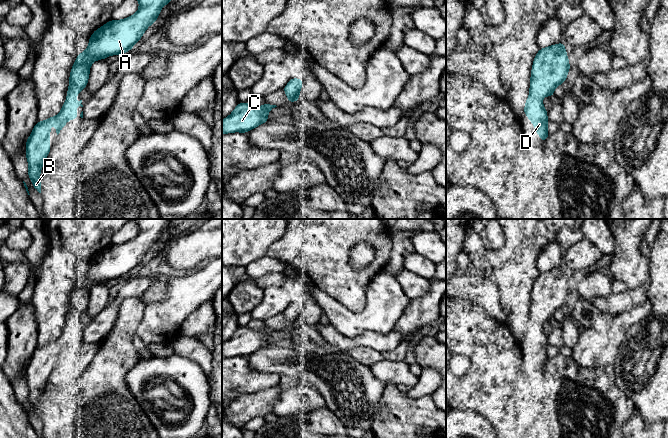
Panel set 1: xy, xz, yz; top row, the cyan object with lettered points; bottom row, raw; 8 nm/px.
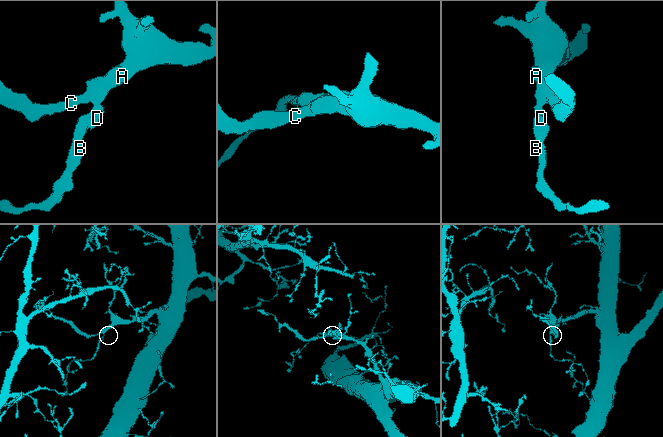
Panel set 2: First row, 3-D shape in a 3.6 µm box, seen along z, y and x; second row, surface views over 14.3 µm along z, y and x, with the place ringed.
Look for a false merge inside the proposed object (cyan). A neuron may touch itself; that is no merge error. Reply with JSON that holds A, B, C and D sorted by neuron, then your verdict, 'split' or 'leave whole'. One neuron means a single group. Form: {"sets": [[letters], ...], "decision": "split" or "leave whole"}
{"sets": [["A", "B", "C", "D"]], "decision": "leave whole"}

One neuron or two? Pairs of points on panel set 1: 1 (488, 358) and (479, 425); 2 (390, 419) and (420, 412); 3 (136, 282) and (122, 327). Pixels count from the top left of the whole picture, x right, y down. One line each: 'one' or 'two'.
1: two
2: one
3: two

